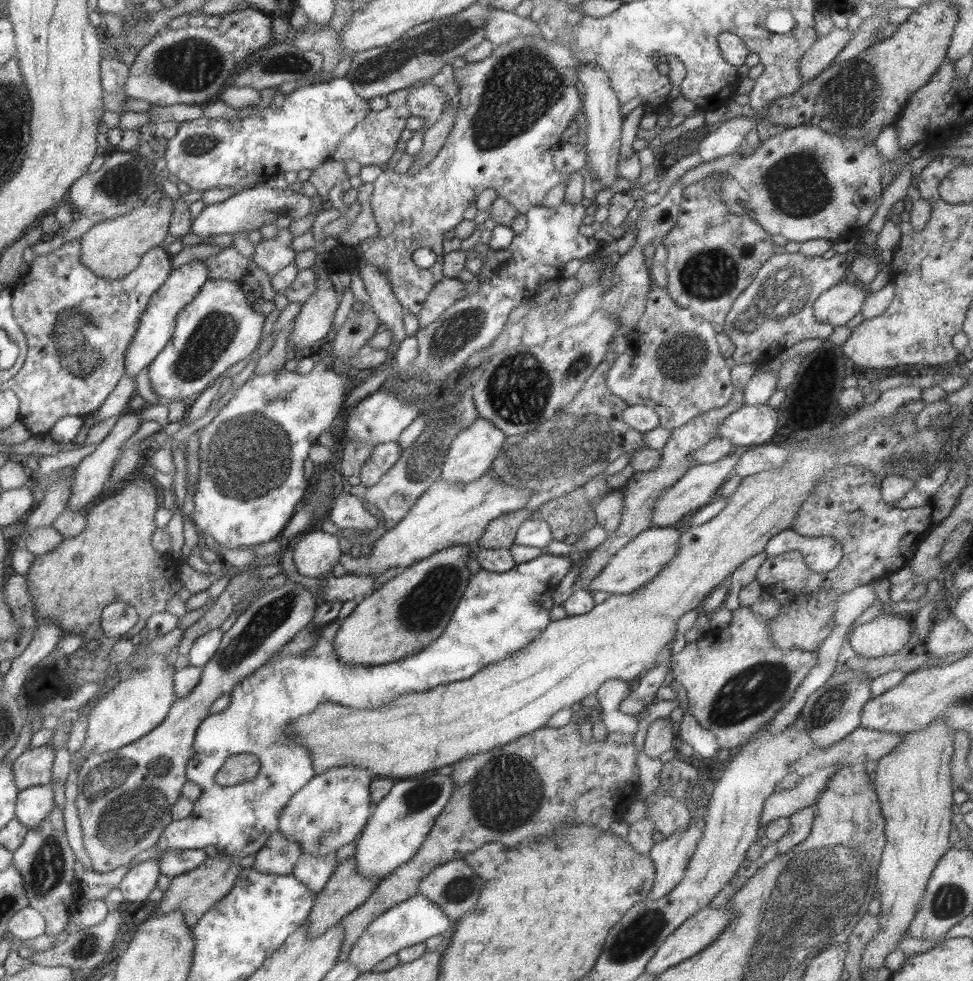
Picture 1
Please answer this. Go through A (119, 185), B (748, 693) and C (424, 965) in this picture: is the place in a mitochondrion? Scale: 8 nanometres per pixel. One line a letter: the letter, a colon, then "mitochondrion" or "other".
A: mitochondrion
B: mitochondrion
C: other

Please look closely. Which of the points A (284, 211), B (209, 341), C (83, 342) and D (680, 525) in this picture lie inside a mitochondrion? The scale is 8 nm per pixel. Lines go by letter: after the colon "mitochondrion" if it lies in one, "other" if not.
A: mitochondrion
B: mitochondrion
C: mitochondrion
D: other

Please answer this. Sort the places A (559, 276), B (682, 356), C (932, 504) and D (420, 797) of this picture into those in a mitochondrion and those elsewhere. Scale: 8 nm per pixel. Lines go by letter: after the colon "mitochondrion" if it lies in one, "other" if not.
A: other
B: mitochondrion
C: other
D: mitochondrion

